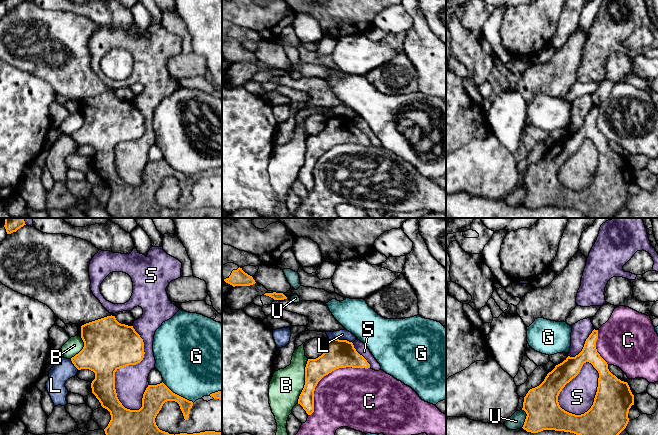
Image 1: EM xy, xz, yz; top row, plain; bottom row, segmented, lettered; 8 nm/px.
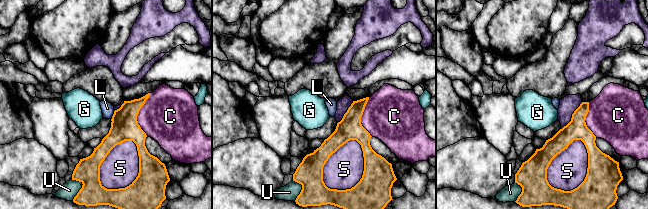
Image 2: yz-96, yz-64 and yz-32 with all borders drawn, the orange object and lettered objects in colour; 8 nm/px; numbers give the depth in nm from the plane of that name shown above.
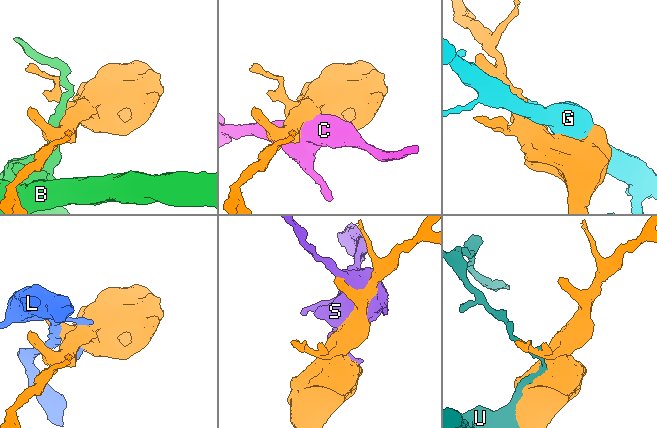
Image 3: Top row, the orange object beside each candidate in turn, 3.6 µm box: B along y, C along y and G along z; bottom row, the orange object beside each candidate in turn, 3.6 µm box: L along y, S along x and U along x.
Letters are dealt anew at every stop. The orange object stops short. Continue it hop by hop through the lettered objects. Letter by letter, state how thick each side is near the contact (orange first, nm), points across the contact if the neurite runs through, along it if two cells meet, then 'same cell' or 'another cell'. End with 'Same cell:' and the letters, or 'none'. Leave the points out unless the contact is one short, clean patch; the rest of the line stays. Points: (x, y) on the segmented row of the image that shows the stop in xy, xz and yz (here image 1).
B: 170/260 nm | another cell
C: 220/480 nm | another cell
G: 180/500 nm | another cell
L: 220/80 nm | another cell
S: 400/260 nm | another cell
U: 280/120 nm | another cell
Same cell: none

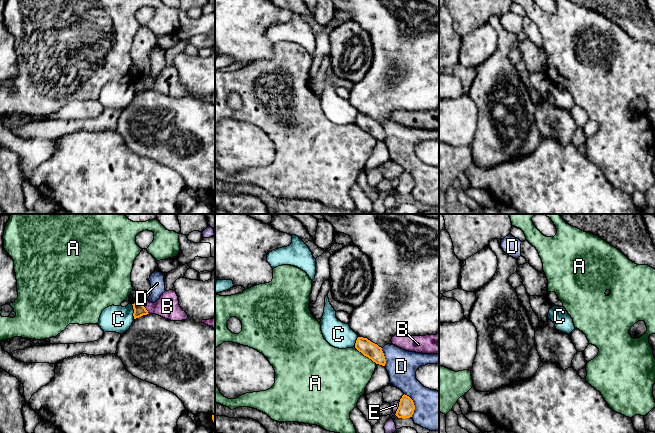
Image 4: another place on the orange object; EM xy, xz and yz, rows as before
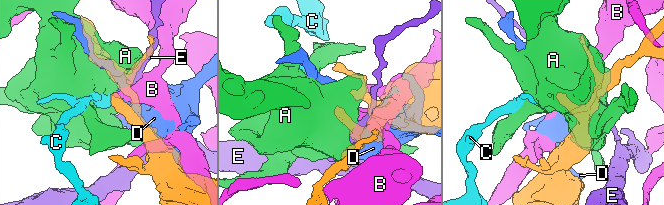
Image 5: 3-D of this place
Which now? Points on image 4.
A: 130/440 nm | another cell
B: 100/190 nm | another cell
C: 100/220 nm | along xy (131, 304), (134, 318) | another cell
D: 130/320 nm | another cell
E: 130/60 nm | along xz (400, 401), (394, 414) | another cell
Same cell: none

